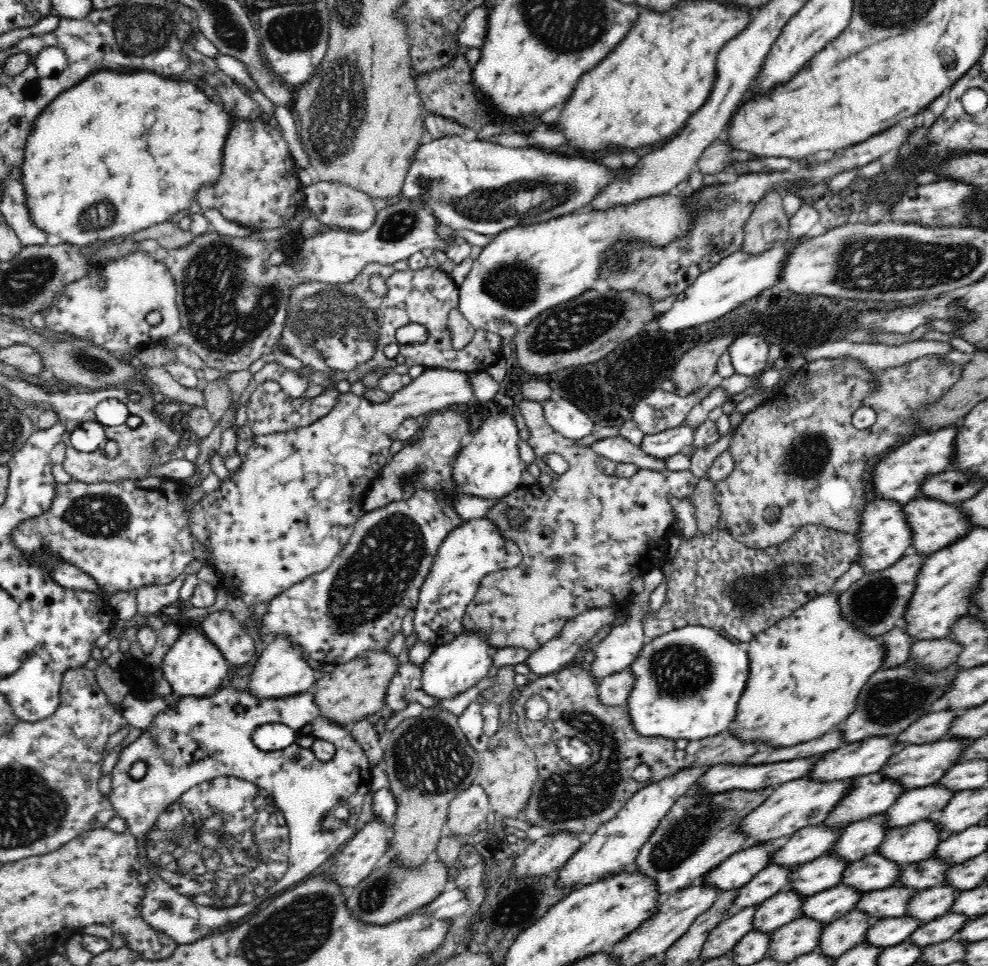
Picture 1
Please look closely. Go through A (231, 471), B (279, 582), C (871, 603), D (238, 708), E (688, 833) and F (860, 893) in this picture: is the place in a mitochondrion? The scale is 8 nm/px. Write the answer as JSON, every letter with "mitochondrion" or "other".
{"A":"other","B":"other","C":"mitochondrion","D":"other","E":"mitochondrion","F":"other"}

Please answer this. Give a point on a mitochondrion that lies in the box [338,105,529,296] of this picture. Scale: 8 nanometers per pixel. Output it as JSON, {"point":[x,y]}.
{"point":[399,225]}

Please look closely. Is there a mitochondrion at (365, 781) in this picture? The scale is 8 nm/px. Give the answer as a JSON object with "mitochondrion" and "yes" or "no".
{"mitochondrion":"no"}

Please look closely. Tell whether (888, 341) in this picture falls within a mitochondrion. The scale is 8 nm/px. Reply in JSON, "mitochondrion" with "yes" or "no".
{"mitochondrion":"no"}

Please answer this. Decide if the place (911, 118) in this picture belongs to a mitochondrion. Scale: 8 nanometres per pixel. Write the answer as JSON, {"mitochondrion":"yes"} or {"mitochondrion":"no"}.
{"mitochondrion":"no"}

